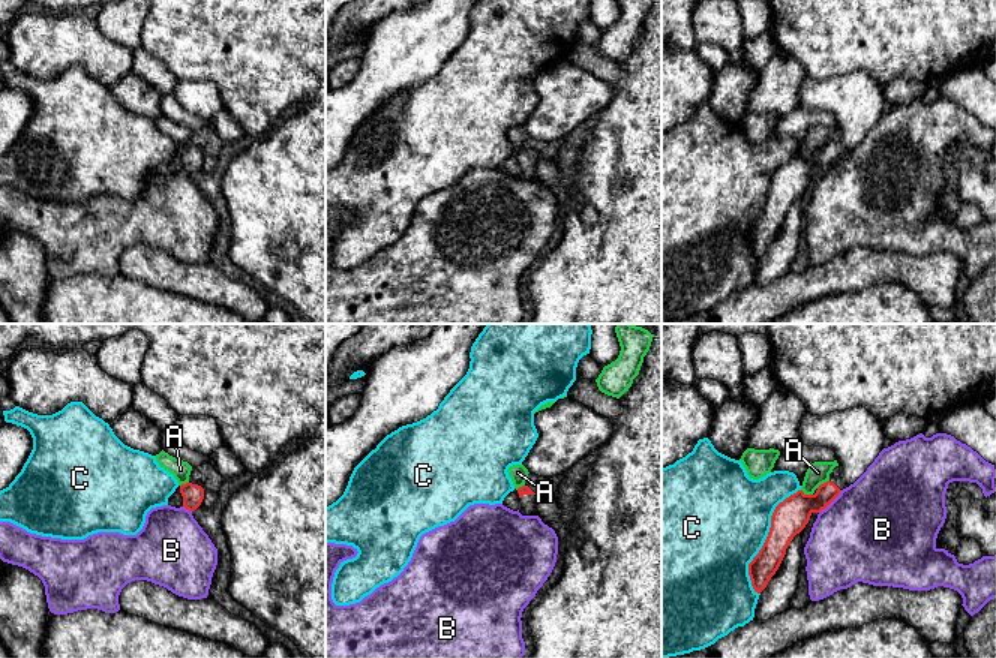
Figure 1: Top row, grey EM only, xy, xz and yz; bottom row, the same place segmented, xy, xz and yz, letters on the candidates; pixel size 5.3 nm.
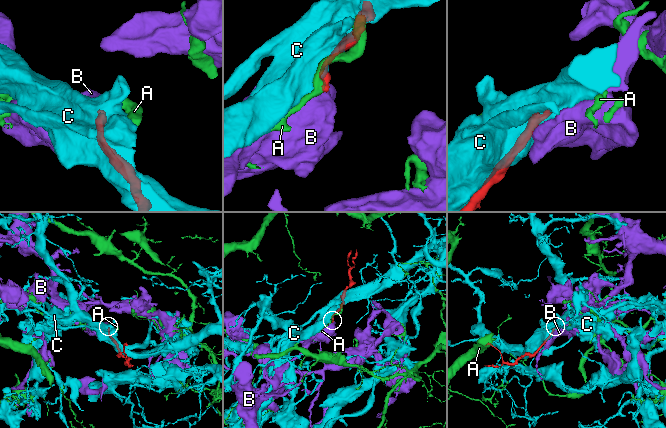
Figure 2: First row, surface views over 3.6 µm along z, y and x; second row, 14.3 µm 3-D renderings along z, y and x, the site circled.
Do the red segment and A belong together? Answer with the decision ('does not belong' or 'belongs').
does not belong

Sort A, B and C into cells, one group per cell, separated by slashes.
A / B / C

